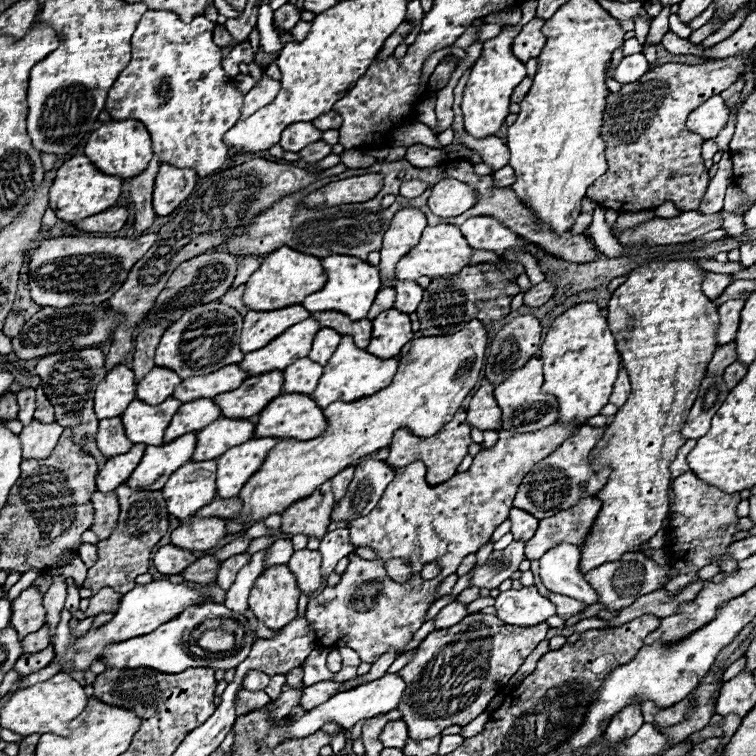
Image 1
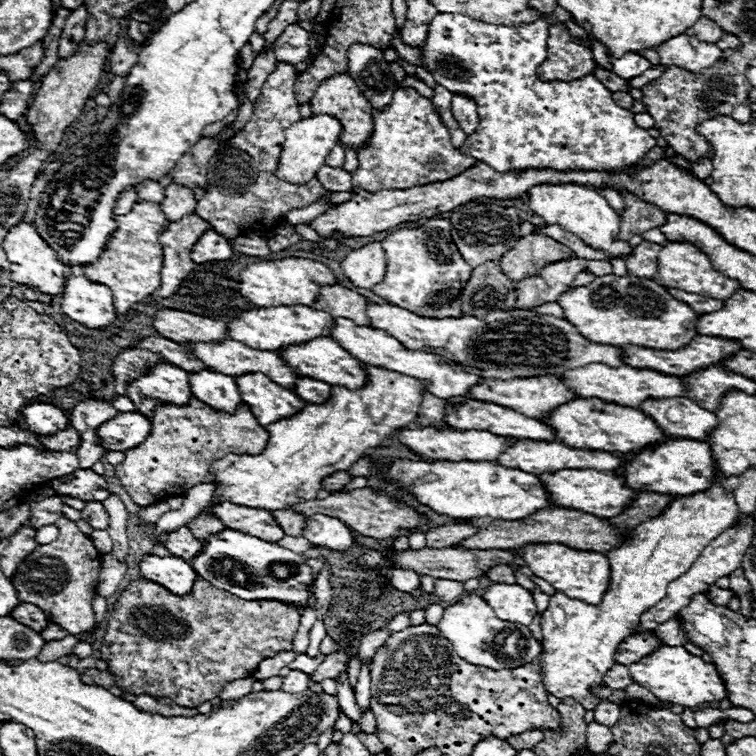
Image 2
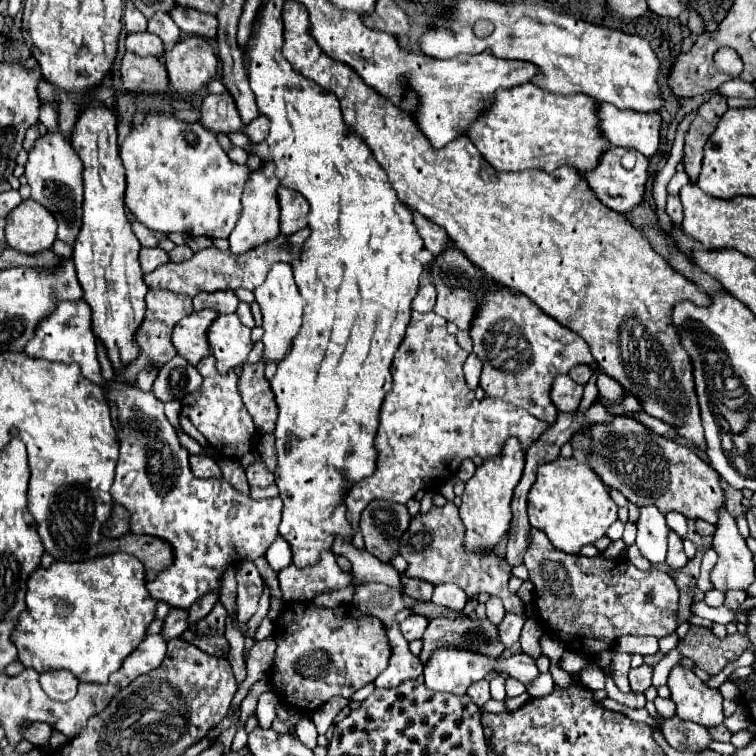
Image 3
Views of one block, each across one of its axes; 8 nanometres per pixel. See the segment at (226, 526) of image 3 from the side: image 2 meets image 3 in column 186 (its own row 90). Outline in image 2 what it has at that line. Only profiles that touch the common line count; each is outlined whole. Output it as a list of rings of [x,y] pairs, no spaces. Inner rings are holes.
[[[440,12],[432,22],[430,22],[430,28],[428,28],[428,38],[426,38],[426,44],[424,44],[424,68],[432,72],[434,80],[448,88],[450,92],[454,94],[468,94],[468,96],[474,96],[476,104],[478,104],[478,118],[480,118],[480,124],[476,128],[474,134],[466,136],[466,142],[462,146],[462,152],[488,164],[492,170],[496,172],[524,172],[528,168],[534,168],[534,170],[544,170],[544,168],[550,168],[550,170],[558,170],[558,172],[564,172],[564,170],[598,170],[598,172],[612,172],[612,170],[620,170],[620,168],[626,168],[630,166],[632,162],[640,160],[644,156],[644,152],[648,152],[652,146],[656,146],[656,140],[648,134],[648,130],[636,126],[634,122],[634,114],[622,106],[618,106],[612,96],[610,96],[610,90],[604,88],[600,84],[600,80],[596,80],[592,74],[586,76],[586,78],[580,78],[580,80],[574,80],[574,82],[544,82],[538,78],[536,74],[536,68],[544,62],[546,54],[548,54],[548,44],[546,44],[546,38],[548,38],[548,22],[546,20],[536,20],[532,24],[518,24],[518,26],[504,26],[504,24],[488,24],[488,22],[482,22],[482,20],[474,20],[474,18],[468,18],[464,14],[452,14],[452,12]]]

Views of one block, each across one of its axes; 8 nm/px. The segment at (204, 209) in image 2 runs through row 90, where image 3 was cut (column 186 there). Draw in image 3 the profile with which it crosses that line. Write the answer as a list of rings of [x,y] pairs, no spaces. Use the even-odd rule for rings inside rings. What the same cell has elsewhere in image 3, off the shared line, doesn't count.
[[[278,234],[274,240],[268,240],[256,248],[252,248],[244,254],[236,254],[236,256],[230,250],[220,252],[218,248],[210,246],[210,248],[196,252],[192,256],[192,260],[186,260],[180,264],[174,264],[174,262],[162,264],[154,272],[144,274],[144,282],[148,288],[164,288],[164,290],[172,290],[178,294],[188,294],[188,296],[196,296],[198,292],[238,290],[238,288],[246,288],[246,290],[254,292],[266,280],[266,274],[272,268],[272,264],[276,264],[276,262],[292,264],[294,260],[300,258],[300,252],[302,252],[302,248],[292,246],[284,234]]]

